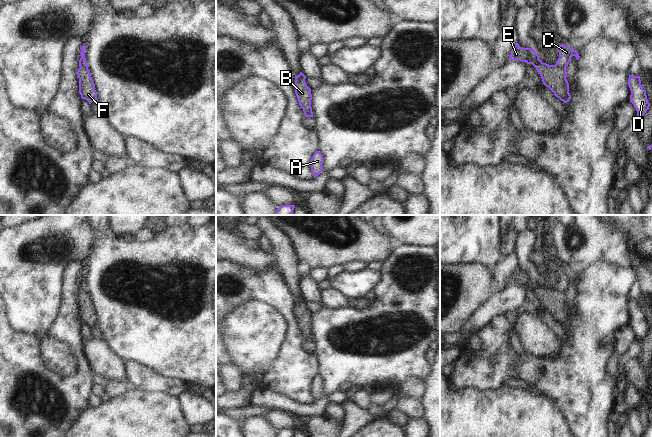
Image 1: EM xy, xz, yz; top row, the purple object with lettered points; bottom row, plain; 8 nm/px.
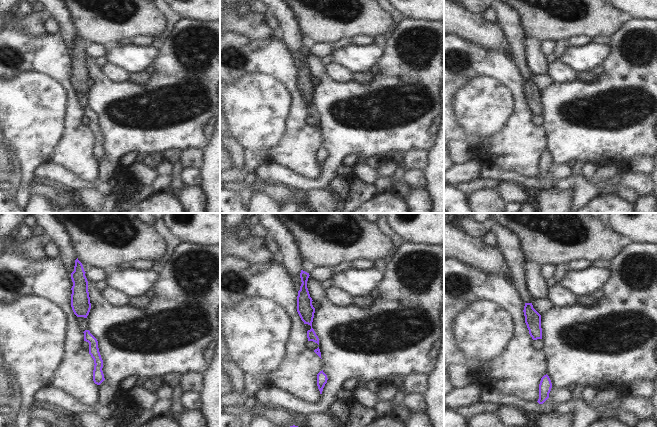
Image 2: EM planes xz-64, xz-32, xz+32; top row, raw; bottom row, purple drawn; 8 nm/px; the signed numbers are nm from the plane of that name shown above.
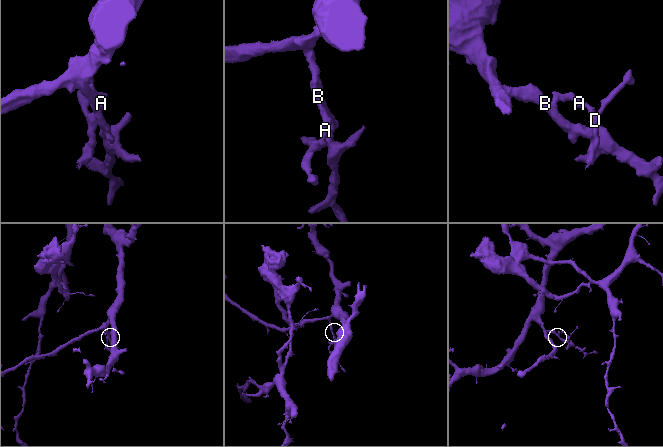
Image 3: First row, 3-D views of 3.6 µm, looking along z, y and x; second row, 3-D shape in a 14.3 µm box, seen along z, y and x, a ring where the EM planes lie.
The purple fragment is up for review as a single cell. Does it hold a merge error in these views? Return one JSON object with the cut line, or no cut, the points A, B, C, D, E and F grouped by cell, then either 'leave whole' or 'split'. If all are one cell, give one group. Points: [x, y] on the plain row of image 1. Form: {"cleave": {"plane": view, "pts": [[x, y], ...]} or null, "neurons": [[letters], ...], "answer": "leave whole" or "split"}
{"cleave": {"plane": "yz", "pts": [[555, 288], [565, 293]]}, "neurons": [["A", "C", "D"], ["B", "E", "F"]], "answer": "split"}

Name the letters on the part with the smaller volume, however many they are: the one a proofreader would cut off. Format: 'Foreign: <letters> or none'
Foreign: A, C, D

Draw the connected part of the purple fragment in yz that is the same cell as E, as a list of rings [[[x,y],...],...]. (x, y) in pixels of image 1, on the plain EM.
[[[516,267],[511,274],[509,284],[519,284],[532,288],[542,302],[543,308],[548,311],[554,319],[564,327],[567,327],[571,323],[569,317],[569,307],[566,303],[567,296],[565,292],[559,292],[556,289],[549,289],[543,287],[539,283],[539,279],[535,273],[522,272]]]

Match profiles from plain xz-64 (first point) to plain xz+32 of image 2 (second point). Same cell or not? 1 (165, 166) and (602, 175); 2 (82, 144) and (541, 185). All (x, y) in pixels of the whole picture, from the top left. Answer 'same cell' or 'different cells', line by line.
1: same cell
2: different cells

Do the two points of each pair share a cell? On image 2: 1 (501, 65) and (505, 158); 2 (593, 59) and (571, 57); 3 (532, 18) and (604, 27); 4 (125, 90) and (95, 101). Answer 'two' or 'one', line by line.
1: one
2: one
3: one
4: one

